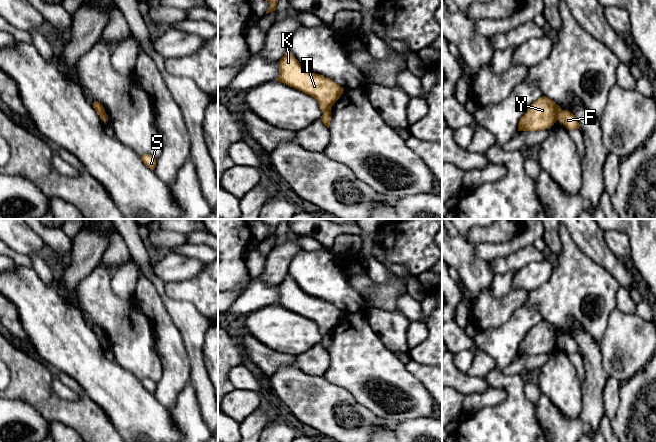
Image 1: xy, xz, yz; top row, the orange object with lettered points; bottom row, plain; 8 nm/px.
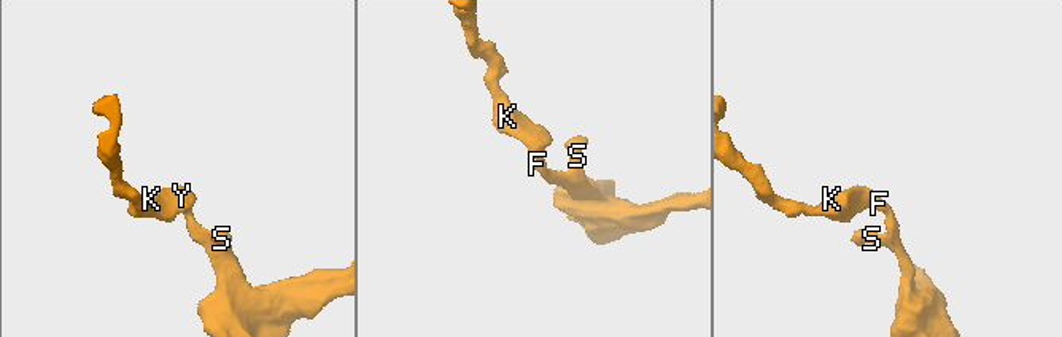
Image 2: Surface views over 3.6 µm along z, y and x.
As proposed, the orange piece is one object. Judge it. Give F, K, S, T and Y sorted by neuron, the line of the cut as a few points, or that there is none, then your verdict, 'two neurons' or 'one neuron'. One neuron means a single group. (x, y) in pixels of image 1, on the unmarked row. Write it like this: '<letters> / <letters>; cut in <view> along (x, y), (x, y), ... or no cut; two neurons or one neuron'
F S / K T Y; cut in yz along (561, 333), (556, 343); two neurons

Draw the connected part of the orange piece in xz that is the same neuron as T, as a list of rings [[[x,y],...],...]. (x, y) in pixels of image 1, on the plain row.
[[[289,274],[279,284],[277,304],[314,321],[322,336],[331,334],[344,315],[330,302],[306,294]]]

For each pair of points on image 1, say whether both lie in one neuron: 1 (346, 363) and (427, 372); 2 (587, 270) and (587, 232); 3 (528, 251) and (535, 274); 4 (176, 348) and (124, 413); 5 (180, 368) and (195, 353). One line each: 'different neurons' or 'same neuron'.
1: different neurons
2: different neurons
3: different neurons
4: different neurons
5: different neurons

